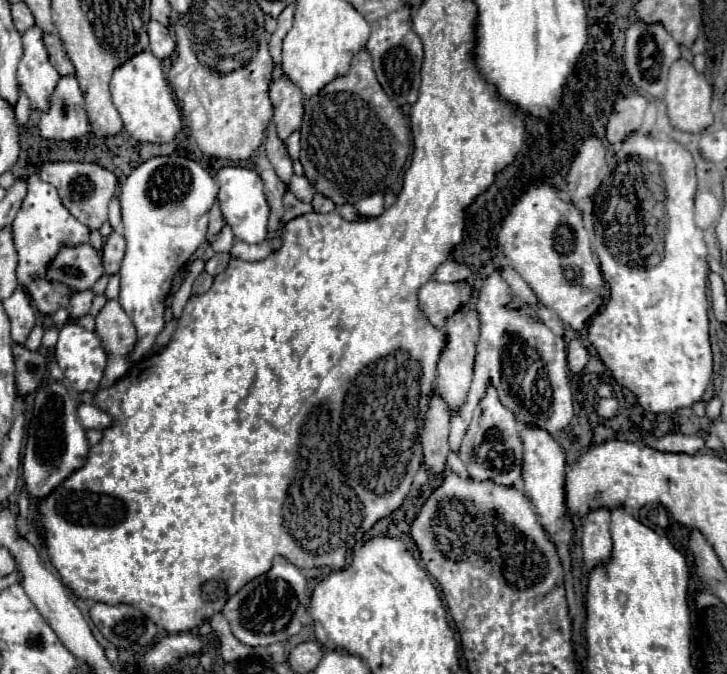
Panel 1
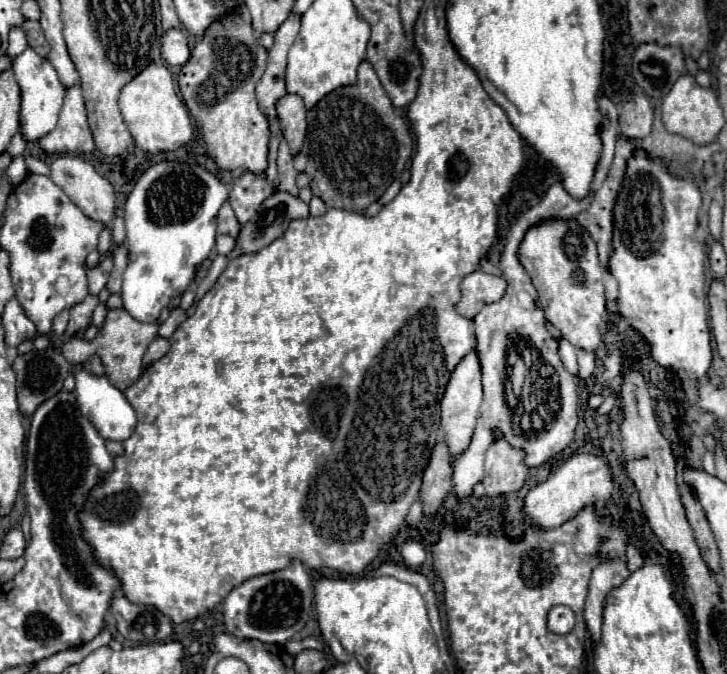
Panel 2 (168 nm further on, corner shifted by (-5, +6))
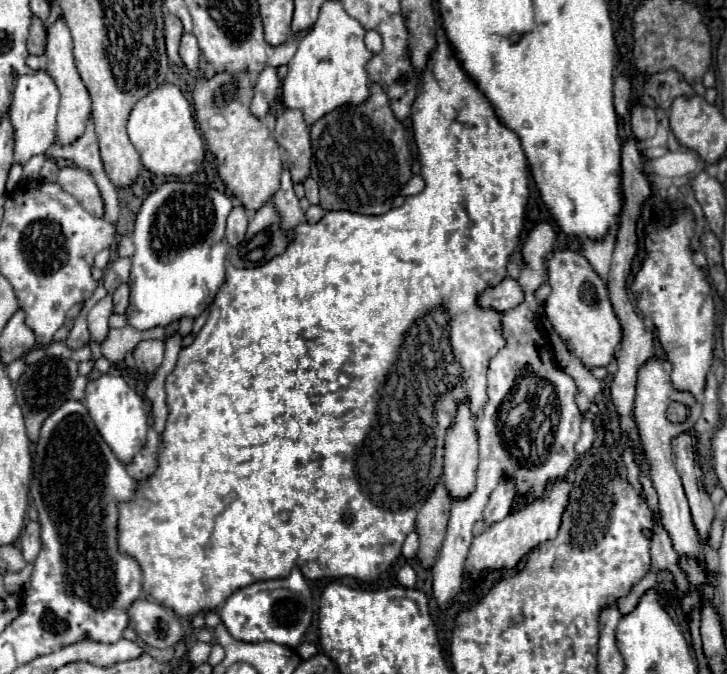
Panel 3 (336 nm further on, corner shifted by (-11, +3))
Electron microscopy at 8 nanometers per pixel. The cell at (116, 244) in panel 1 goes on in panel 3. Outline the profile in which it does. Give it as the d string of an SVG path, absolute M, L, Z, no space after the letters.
M126 284L118 286L118 290L112 294L114 298L114 314L124 314L126 308L128 308L128 294L130 294L130 288Z

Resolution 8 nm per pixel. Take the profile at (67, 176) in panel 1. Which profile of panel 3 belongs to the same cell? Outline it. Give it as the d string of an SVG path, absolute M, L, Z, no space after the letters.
M64 166L58 172L58 184L72 194L80 206L90 212L92 216L100 218L104 214L104 204L102 204L102 196L100 190L92 178L92 174L88 170L80 170L80 168L72 168L72 166Z

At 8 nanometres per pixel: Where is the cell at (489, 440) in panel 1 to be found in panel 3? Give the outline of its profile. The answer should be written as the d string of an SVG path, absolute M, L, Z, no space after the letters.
M508 478L500 480L498 488L496 488L496 490L492 492L492 496L490 496L488 506L484 508L484 518L482 518L482 522L484 522L486 528L492 526L492 524L496 524L496 522L500 522L500 520L504 520L504 516L510 514L510 506L512 506L514 496L516 496L514 482L508 480Z

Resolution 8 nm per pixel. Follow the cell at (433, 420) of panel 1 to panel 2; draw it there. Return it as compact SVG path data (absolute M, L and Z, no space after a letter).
M438 441L432 449L428 467L424 469L420 499L424 505L424 515L436 515L446 493L452 489L452 461L450 451L444 441Z

